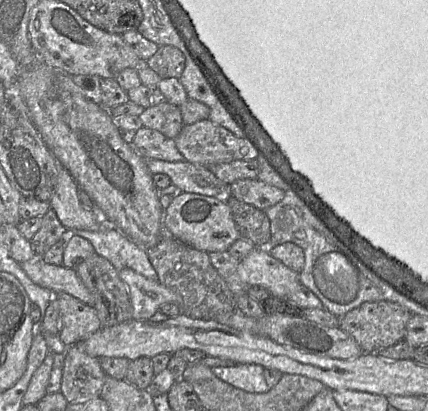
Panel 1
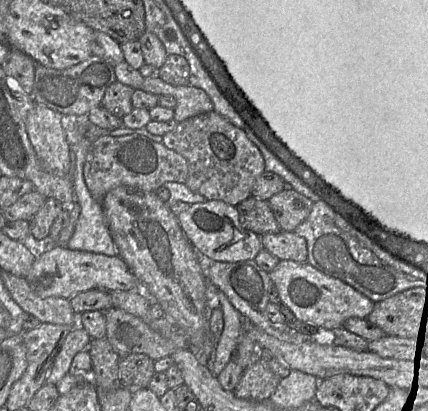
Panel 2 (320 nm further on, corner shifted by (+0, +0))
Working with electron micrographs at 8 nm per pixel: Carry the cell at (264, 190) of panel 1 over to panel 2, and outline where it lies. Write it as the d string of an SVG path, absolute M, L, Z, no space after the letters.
M294 189L273 195L268 203L283 231L292 232L310 215L314 202Z

